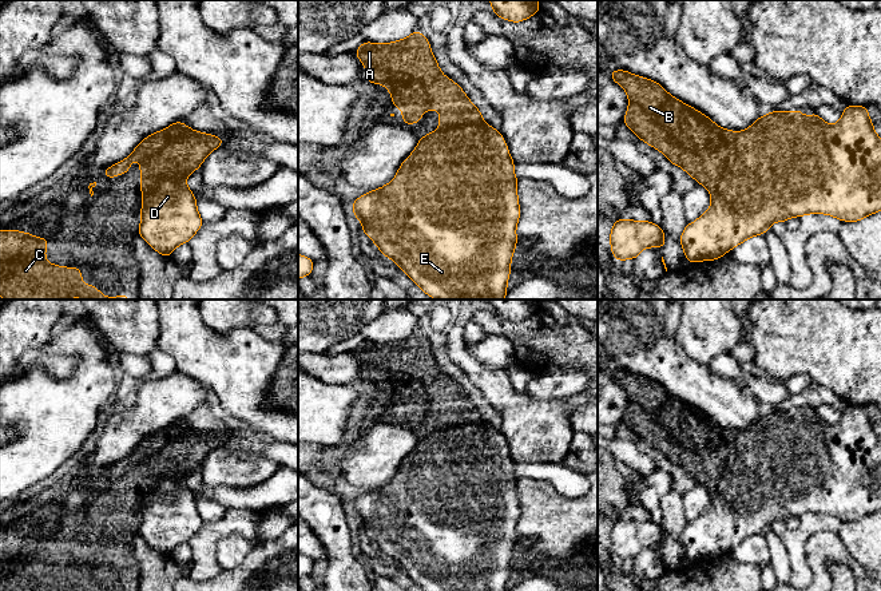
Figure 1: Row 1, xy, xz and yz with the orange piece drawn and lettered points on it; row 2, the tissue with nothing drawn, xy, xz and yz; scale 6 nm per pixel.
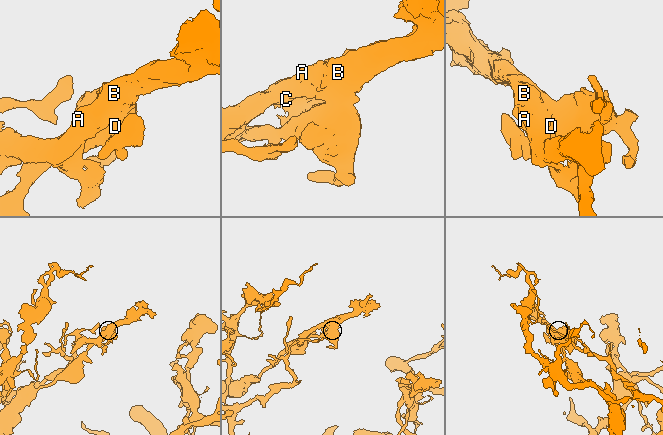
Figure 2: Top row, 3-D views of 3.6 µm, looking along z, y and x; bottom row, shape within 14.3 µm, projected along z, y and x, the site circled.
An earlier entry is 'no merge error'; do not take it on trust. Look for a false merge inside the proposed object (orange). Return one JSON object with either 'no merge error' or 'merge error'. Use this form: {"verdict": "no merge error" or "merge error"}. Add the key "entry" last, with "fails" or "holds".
{"verdict": "merge error", "entry": "fails"}

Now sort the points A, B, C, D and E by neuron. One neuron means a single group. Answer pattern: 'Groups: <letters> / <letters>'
Groups: A B C / D E

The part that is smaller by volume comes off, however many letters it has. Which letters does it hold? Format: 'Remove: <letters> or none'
Remove: A, B, C

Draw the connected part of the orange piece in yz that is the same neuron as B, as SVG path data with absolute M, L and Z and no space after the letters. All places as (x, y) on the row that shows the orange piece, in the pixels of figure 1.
M624 70L608 75L628 96L623 123L715 195L737 131L721 128L654 80Z

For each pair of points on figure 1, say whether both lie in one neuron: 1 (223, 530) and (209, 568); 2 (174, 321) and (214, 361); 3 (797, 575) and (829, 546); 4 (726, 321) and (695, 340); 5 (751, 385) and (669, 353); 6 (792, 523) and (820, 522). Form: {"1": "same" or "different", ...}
{"1": "same", "2": "same", "3": "different", "4": "same", "5": "different", "6": "different"}

